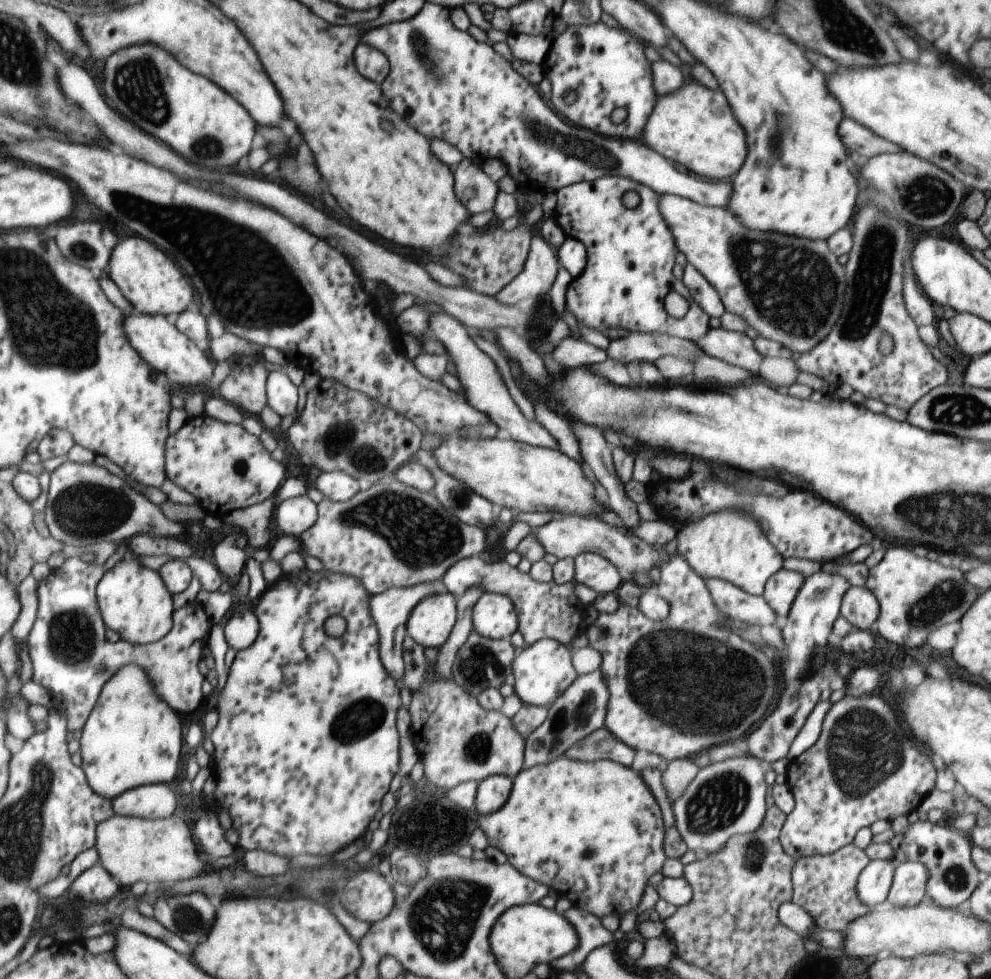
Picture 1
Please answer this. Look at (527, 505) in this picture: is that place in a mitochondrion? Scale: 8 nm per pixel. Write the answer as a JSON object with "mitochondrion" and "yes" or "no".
{"mitochondrion":"no"}

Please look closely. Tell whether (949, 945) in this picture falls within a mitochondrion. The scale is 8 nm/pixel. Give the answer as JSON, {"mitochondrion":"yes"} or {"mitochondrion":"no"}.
{"mitochondrion":"no"}

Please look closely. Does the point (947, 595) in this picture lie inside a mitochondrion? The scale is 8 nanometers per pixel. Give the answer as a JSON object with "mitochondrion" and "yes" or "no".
{"mitochondrion":"yes"}

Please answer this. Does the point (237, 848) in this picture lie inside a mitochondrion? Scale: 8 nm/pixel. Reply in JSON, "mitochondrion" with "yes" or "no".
{"mitochondrion":"no"}

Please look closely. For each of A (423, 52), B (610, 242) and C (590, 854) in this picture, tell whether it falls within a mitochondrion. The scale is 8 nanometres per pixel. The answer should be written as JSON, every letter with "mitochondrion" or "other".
{"A":"mitochondrion","B":"other","C":"mitochondrion"}

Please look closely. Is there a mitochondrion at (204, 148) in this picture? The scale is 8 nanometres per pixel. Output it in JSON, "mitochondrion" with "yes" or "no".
{"mitochondrion":"yes"}

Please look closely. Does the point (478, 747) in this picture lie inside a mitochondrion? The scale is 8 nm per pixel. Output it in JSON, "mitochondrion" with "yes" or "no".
{"mitochondrion":"yes"}

